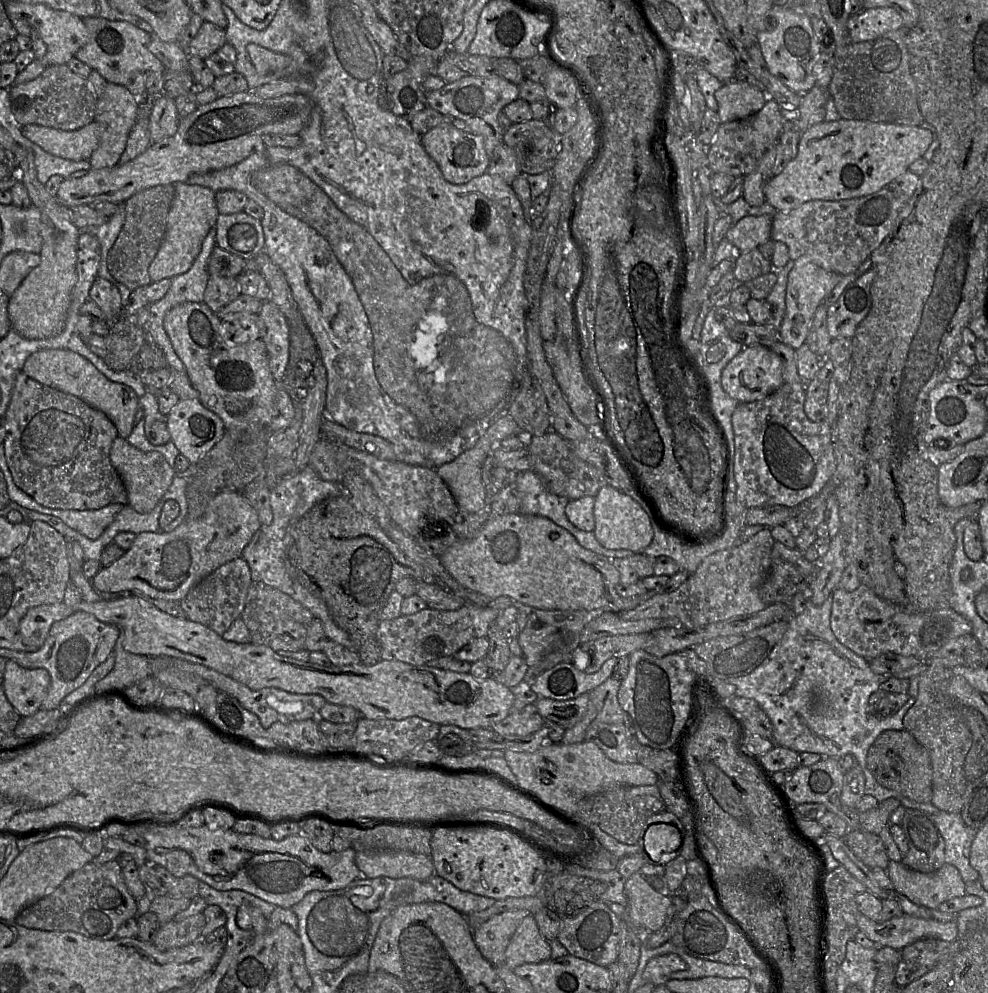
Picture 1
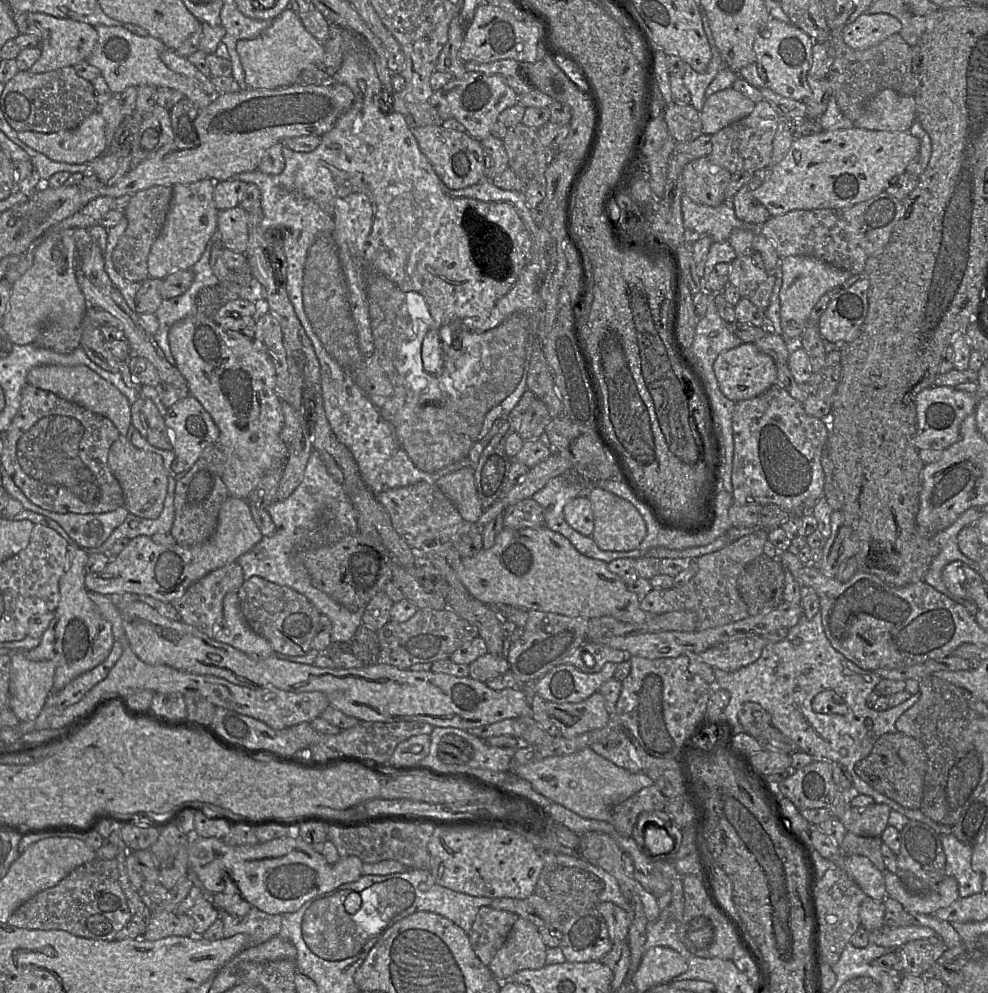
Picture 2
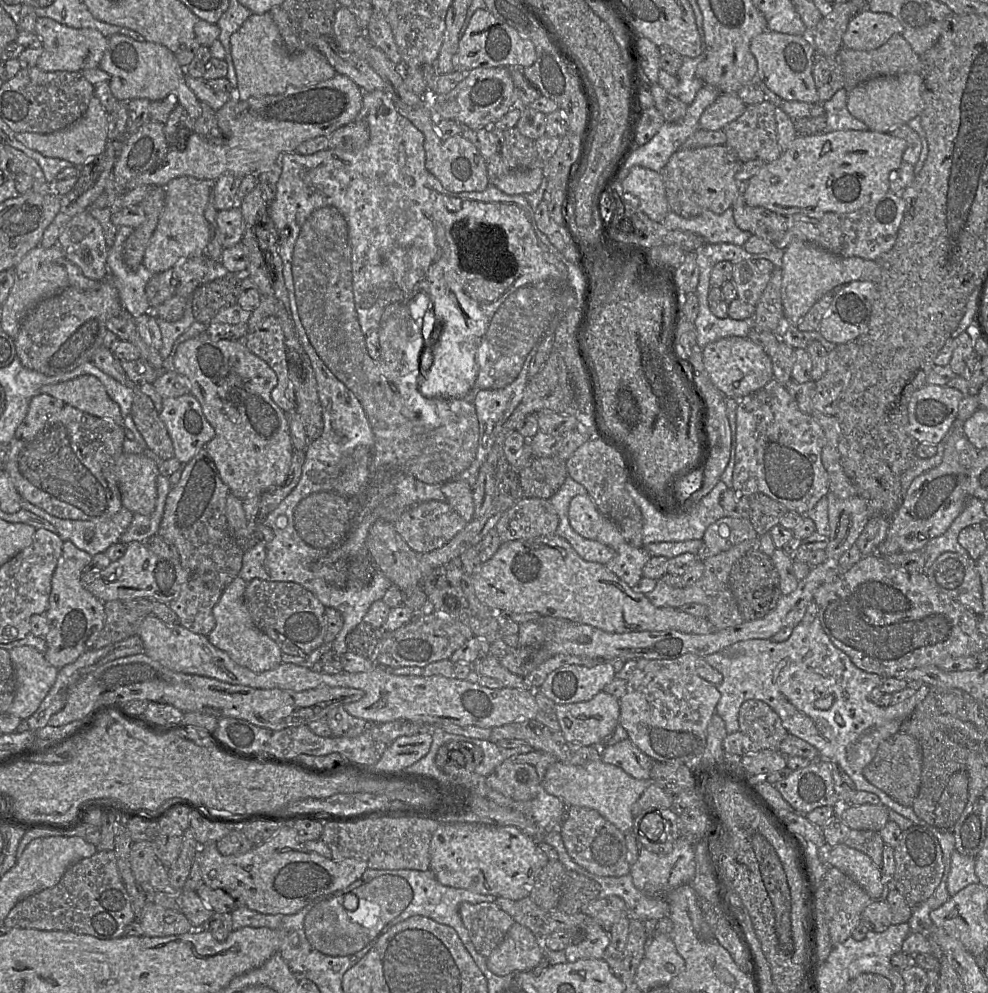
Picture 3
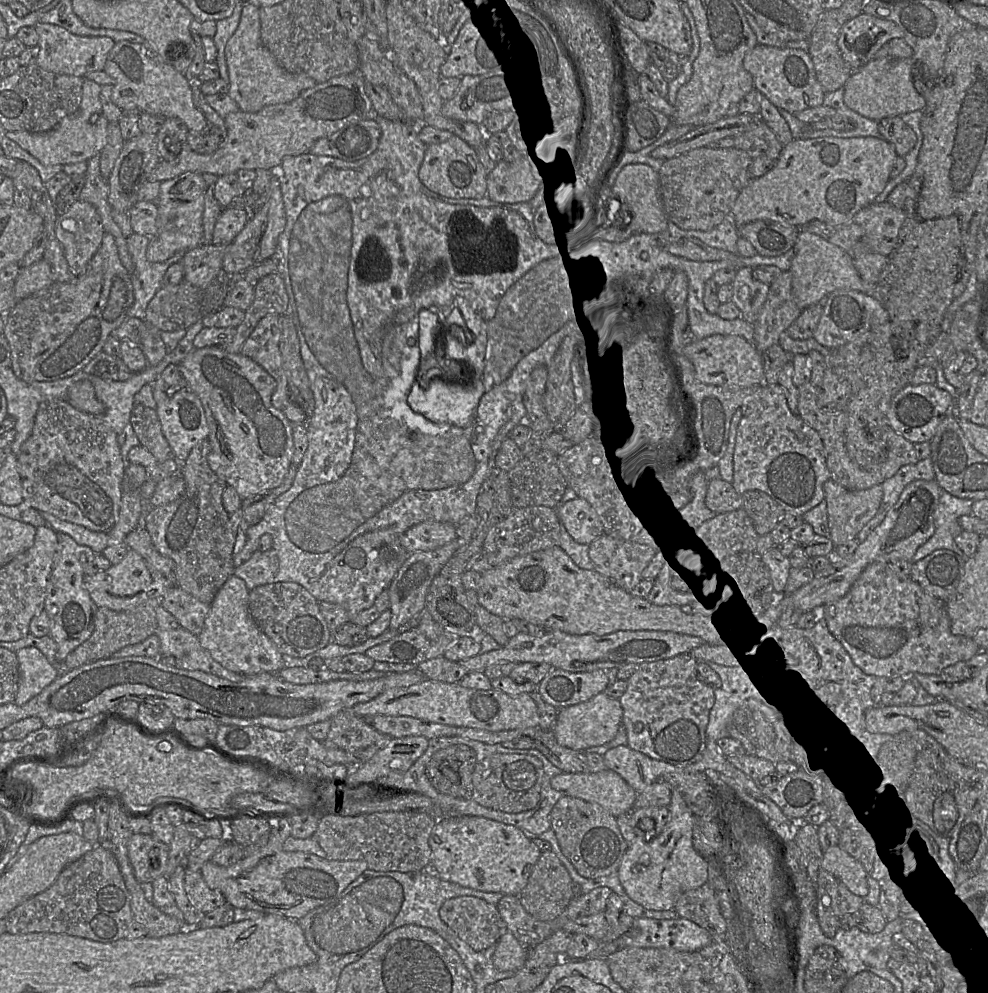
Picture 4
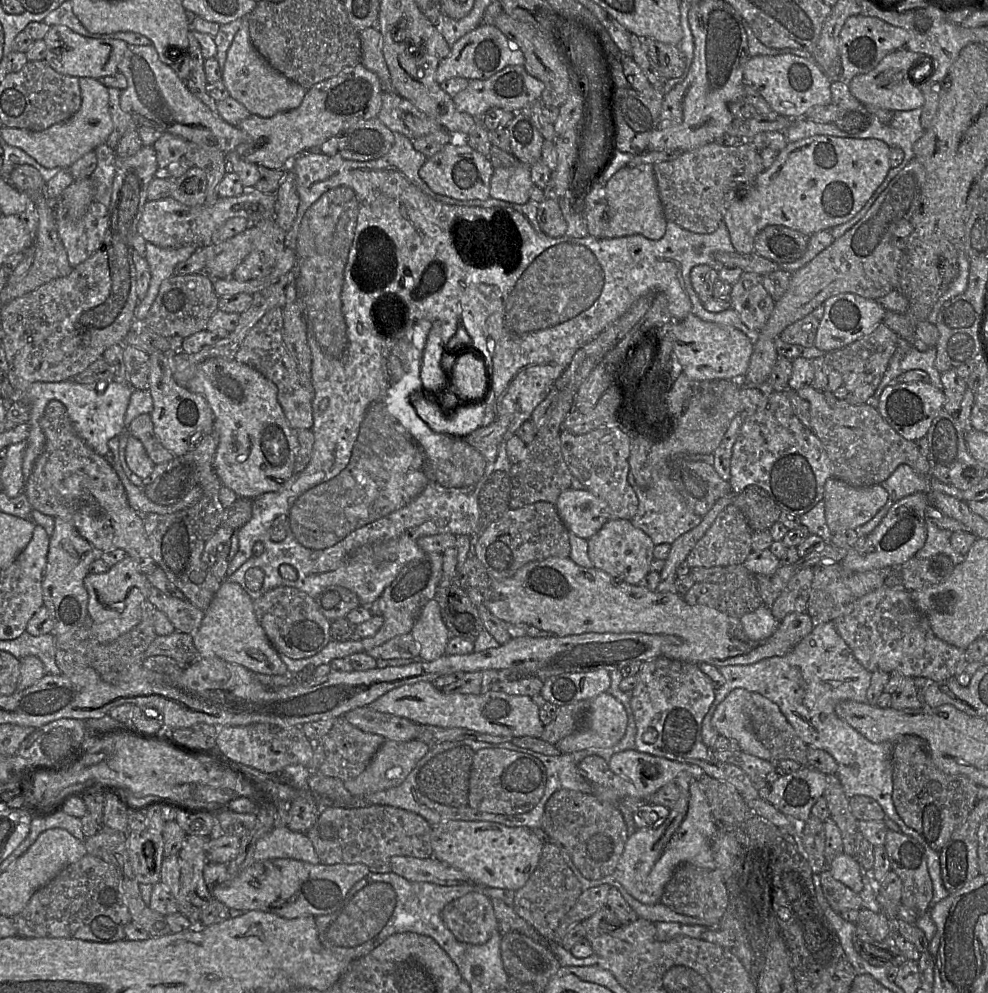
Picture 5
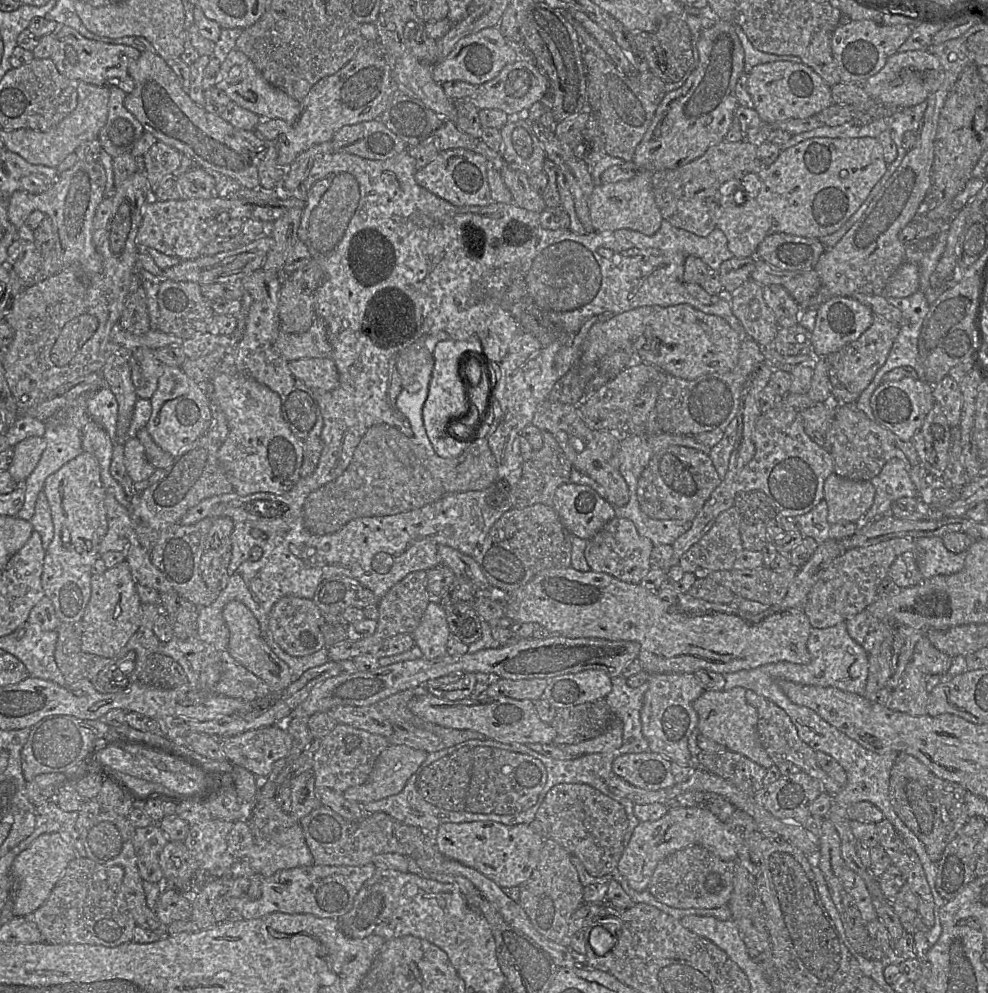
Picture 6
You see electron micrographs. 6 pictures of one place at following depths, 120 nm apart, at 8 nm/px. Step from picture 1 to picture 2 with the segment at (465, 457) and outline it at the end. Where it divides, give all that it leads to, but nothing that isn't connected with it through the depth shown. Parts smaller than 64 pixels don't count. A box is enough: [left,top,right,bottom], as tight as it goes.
[436,467,484,523]

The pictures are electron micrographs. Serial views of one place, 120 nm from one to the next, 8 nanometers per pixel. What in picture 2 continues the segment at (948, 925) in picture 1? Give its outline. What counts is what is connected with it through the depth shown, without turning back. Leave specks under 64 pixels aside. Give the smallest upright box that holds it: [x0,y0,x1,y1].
[868,925,937,949]

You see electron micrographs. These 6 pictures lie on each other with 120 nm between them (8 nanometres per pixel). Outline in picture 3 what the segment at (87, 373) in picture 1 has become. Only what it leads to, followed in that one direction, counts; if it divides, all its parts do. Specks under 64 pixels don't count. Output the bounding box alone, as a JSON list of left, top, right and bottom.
[40,375,124,427]

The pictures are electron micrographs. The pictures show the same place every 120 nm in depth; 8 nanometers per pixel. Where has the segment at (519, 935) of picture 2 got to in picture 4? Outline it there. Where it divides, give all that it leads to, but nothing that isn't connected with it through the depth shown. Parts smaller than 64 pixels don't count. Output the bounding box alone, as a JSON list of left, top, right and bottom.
[493,932,528,971]

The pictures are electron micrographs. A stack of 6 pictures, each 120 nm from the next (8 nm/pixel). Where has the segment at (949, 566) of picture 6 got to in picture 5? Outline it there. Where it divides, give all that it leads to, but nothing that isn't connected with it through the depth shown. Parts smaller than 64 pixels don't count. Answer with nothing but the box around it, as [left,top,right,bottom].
[914,520,965,565]

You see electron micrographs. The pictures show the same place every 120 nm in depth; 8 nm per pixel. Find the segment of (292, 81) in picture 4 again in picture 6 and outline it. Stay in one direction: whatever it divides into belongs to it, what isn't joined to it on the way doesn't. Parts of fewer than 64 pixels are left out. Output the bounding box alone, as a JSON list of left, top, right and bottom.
[215,48,300,121]

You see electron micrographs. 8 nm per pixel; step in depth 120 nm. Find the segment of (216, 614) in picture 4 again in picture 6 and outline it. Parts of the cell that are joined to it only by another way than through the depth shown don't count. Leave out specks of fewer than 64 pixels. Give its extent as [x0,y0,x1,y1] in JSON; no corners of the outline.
[223,600,293,694]

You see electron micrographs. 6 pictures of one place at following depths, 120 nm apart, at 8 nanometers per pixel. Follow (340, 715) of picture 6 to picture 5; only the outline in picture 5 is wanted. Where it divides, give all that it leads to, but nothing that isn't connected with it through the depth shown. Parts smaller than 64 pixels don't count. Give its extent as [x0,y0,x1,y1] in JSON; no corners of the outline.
[343,706,422,742]

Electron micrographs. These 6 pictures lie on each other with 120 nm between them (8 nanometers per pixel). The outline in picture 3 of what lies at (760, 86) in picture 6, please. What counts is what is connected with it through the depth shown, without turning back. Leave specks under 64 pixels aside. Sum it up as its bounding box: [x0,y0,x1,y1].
[750,29,820,103]

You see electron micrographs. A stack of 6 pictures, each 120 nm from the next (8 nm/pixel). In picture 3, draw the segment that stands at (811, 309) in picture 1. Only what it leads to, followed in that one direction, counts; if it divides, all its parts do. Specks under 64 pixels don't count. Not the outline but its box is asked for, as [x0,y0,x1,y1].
[781,240,880,325]

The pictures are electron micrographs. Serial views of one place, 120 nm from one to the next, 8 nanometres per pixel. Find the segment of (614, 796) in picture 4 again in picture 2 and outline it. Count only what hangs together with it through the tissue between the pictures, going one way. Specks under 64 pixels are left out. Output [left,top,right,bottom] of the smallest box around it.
[513,747,653,823]

